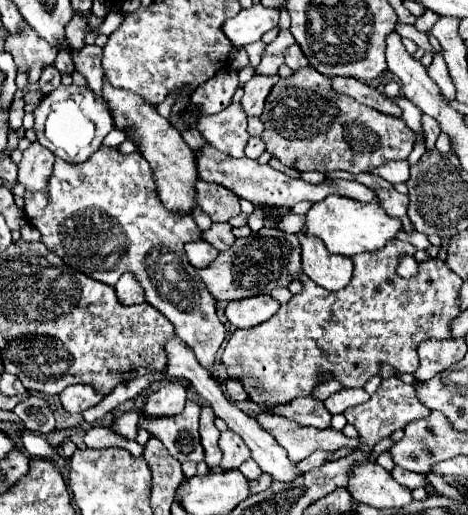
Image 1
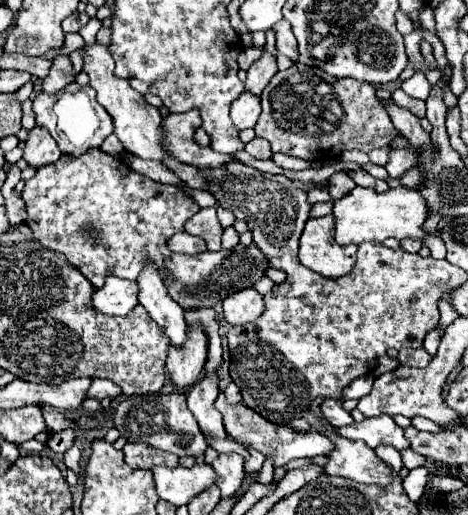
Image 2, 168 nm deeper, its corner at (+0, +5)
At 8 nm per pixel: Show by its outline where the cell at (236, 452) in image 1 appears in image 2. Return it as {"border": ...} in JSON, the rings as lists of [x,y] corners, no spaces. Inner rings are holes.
{"border":[[[221,454],[213,460],[213,470],[217,470],[217,486],[221,490],[221,498],[233,496],[243,480],[243,456],[239,454]]]}

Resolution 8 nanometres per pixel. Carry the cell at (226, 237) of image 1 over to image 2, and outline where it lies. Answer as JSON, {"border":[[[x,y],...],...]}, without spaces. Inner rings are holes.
{"border":[[[203,208],[193,218],[189,218],[189,222],[185,222],[185,232],[203,238],[211,252],[221,250],[223,228],[221,228],[221,224],[217,220],[215,208]]]}

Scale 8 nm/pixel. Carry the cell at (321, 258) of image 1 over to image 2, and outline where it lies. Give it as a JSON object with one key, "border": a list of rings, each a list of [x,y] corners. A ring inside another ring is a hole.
{"border":[[[333,216],[311,218],[305,224],[299,248],[299,260],[309,270],[325,276],[339,278],[349,274],[355,266],[357,244],[339,246],[333,238]]]}

